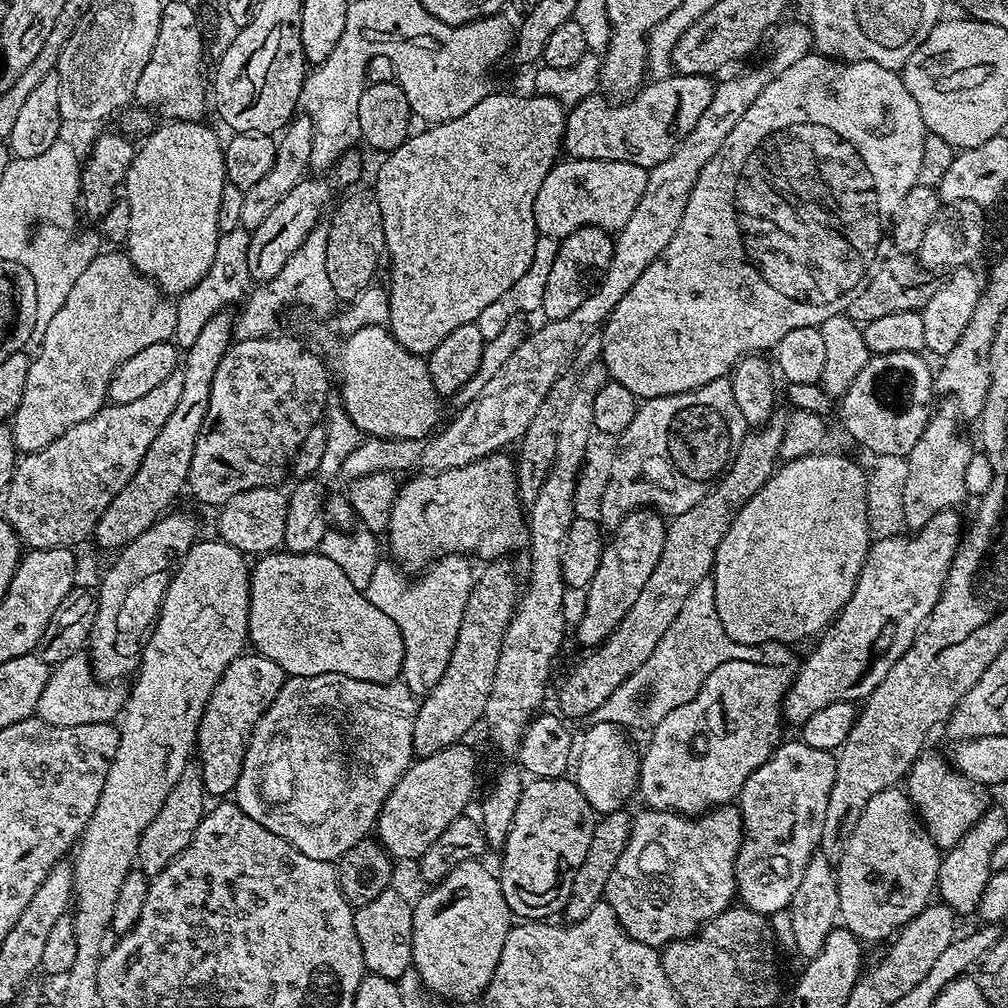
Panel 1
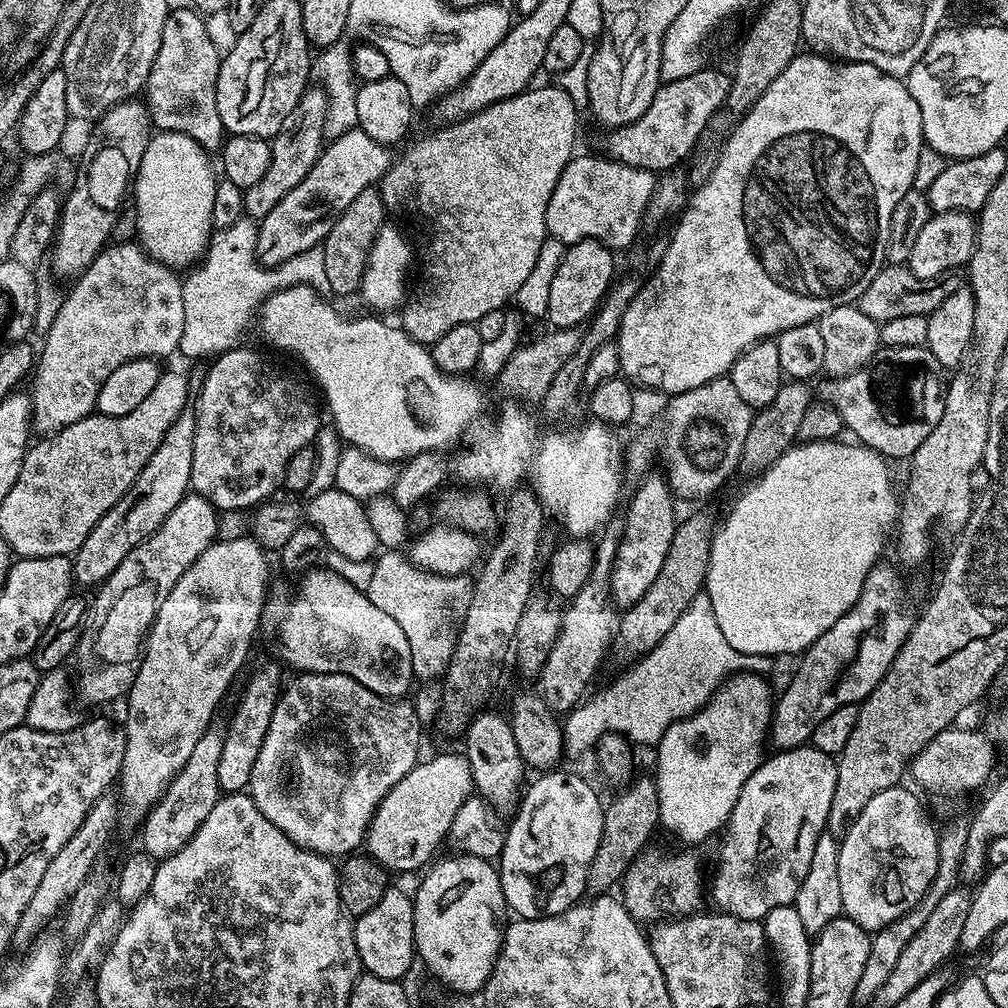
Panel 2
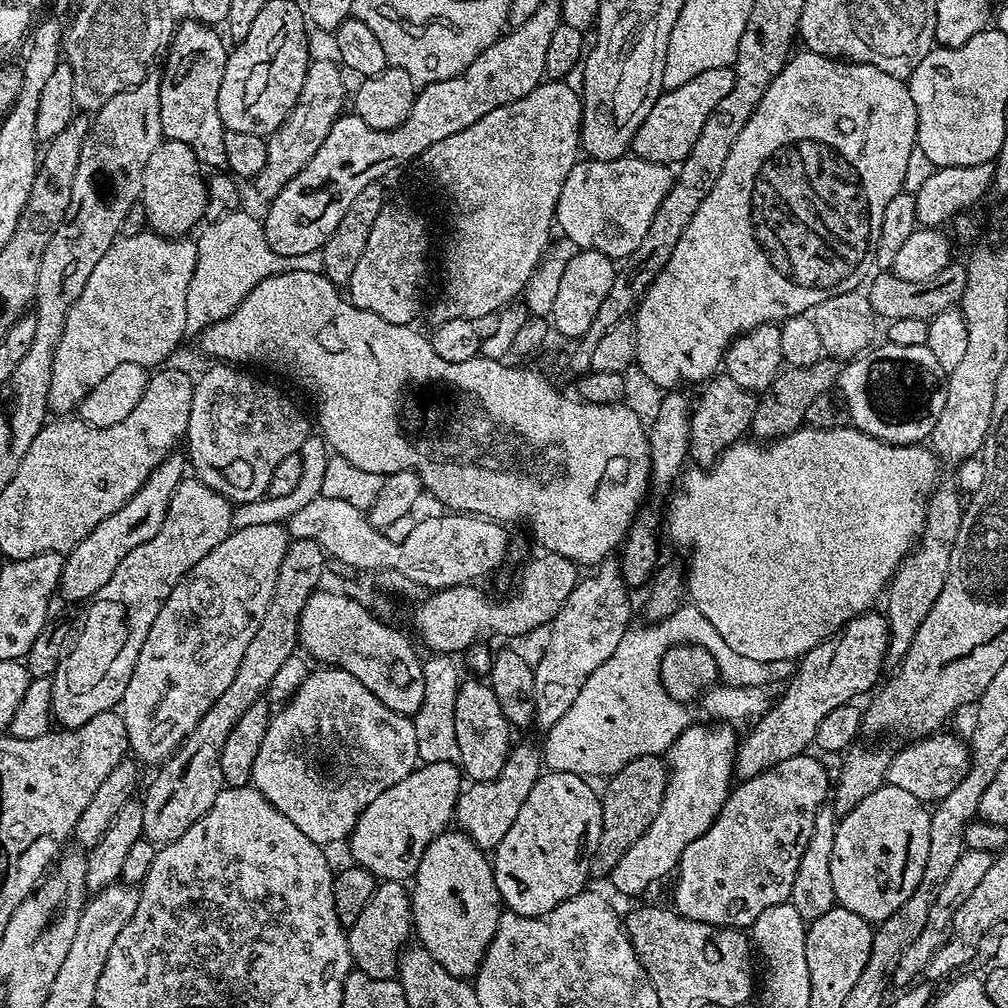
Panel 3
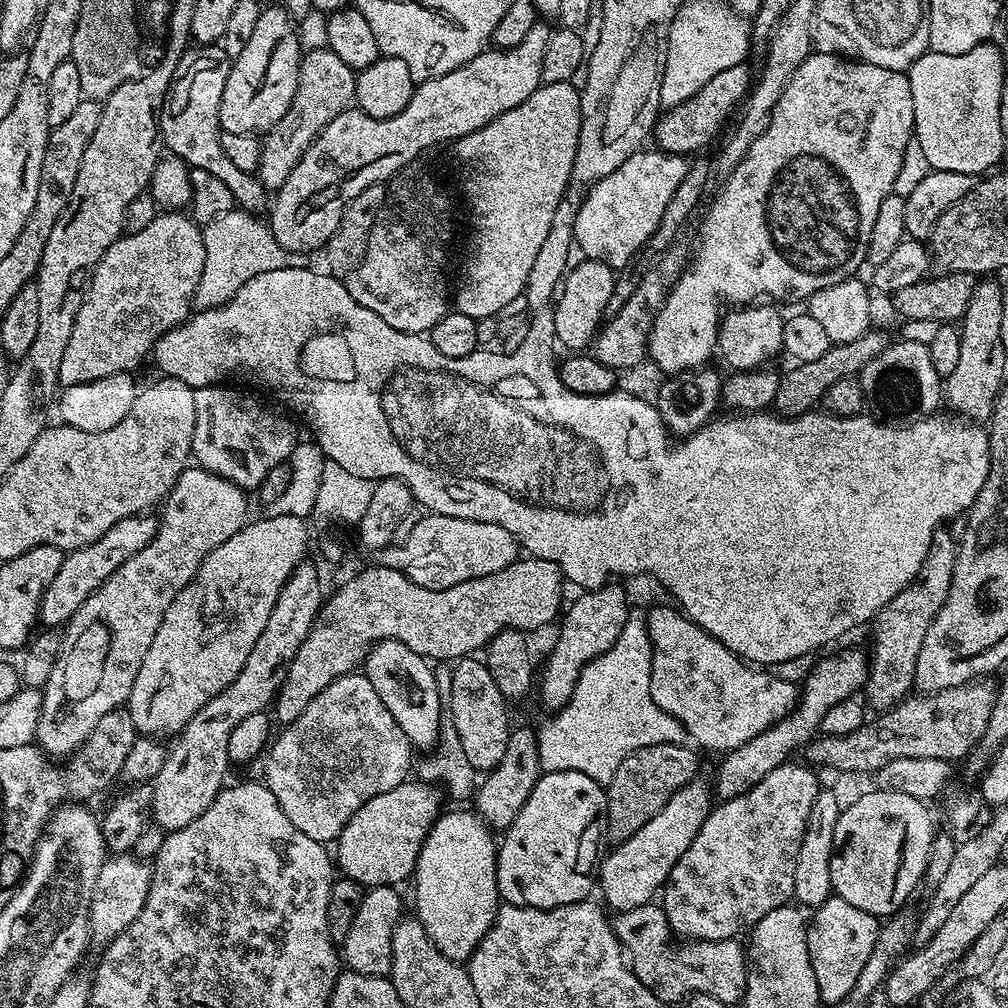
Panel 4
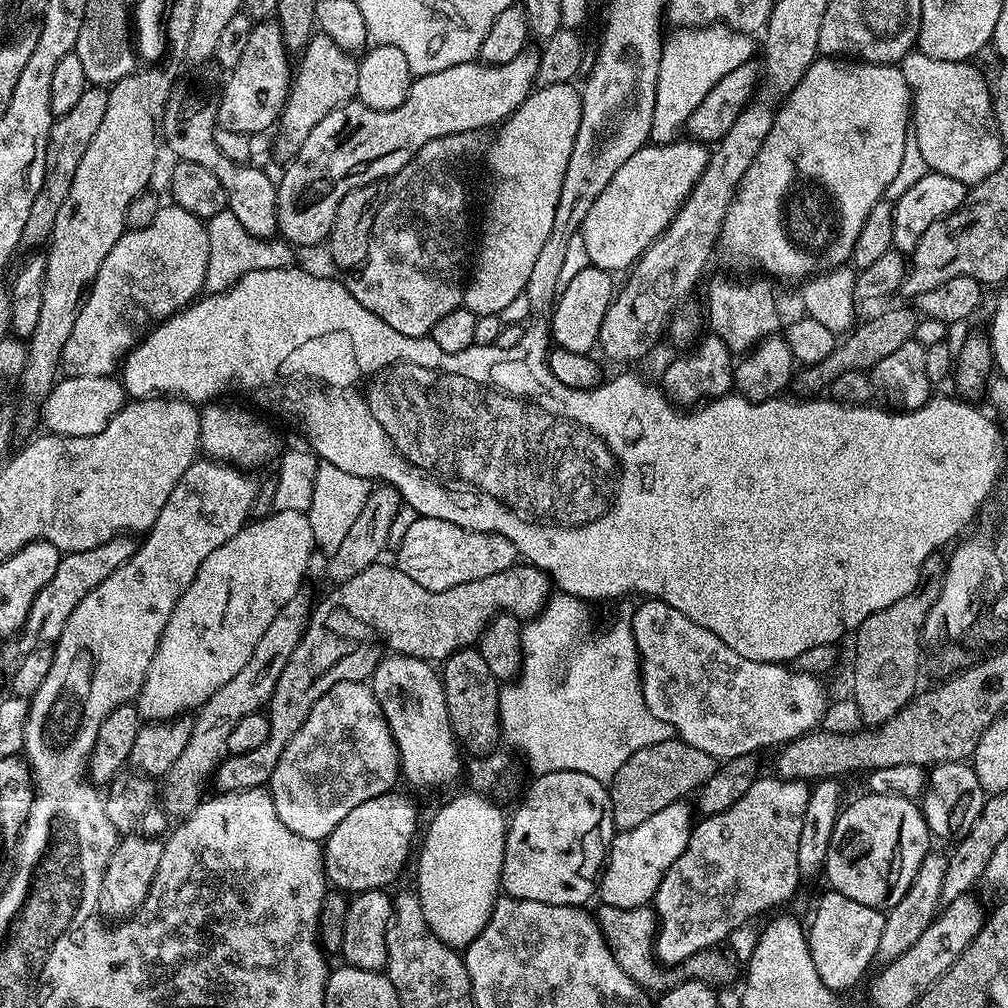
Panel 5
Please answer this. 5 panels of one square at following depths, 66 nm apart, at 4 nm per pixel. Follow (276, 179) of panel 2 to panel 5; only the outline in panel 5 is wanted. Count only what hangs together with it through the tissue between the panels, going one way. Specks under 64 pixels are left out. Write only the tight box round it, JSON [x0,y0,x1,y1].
[276,34,358,162]

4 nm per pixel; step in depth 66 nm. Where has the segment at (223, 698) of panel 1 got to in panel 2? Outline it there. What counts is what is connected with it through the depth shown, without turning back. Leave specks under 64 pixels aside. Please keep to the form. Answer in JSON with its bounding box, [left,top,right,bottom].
[218,664,281,794]

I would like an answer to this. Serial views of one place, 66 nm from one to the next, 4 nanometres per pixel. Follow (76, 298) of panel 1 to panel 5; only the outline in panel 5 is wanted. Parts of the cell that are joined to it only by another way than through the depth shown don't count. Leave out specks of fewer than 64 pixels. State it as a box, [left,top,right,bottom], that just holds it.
[60,206,209,376]

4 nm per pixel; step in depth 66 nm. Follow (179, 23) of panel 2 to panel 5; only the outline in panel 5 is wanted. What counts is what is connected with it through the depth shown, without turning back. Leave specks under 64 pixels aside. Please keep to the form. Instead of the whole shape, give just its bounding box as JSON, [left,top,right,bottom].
[162,88,278,238]

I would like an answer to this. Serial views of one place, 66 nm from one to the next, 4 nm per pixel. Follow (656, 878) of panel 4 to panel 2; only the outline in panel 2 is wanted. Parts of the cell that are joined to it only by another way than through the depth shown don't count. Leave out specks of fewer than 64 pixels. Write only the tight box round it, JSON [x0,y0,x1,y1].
[654,672,774,844]

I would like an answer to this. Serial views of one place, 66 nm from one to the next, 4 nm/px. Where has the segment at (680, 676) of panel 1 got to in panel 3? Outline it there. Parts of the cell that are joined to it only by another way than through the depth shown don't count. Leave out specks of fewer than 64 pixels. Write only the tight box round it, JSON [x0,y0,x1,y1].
[542,606,796,778]

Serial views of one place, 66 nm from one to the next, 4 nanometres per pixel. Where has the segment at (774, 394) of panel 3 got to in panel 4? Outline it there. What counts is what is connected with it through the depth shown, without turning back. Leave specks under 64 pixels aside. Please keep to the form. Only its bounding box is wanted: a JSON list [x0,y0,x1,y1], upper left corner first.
[774,330,890,416]

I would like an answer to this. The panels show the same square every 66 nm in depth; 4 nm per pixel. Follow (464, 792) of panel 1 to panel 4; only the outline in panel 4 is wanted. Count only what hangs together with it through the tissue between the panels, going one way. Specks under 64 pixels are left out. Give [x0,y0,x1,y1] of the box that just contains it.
[334,778,441,889]

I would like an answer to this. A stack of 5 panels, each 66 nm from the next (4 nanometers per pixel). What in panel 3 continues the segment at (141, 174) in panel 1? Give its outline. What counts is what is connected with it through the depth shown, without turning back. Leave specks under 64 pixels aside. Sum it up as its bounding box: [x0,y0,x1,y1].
[142,140,207,238]

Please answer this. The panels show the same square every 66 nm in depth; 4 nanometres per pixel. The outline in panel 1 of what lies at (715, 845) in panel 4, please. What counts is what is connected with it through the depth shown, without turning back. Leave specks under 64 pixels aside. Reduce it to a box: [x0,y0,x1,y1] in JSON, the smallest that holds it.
[736,738,836,917]

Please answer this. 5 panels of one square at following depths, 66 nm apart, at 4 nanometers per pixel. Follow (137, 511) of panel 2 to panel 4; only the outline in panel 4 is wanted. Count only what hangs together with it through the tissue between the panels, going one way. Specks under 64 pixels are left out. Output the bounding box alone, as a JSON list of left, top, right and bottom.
[39,514,157,630]

